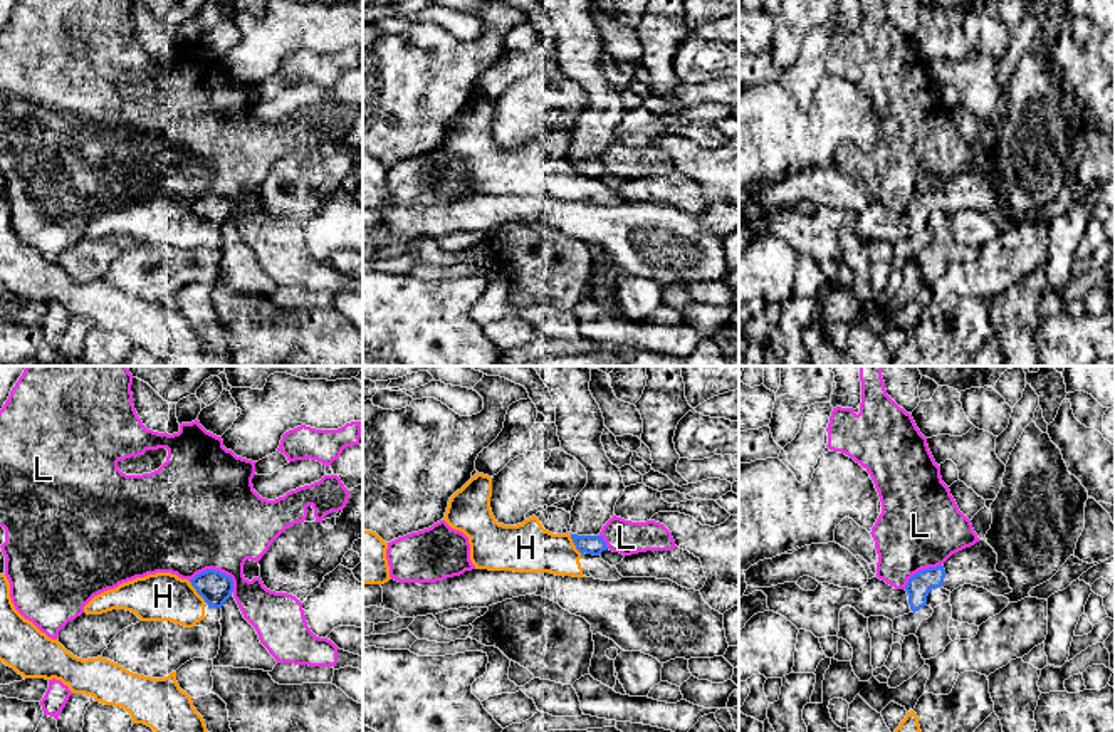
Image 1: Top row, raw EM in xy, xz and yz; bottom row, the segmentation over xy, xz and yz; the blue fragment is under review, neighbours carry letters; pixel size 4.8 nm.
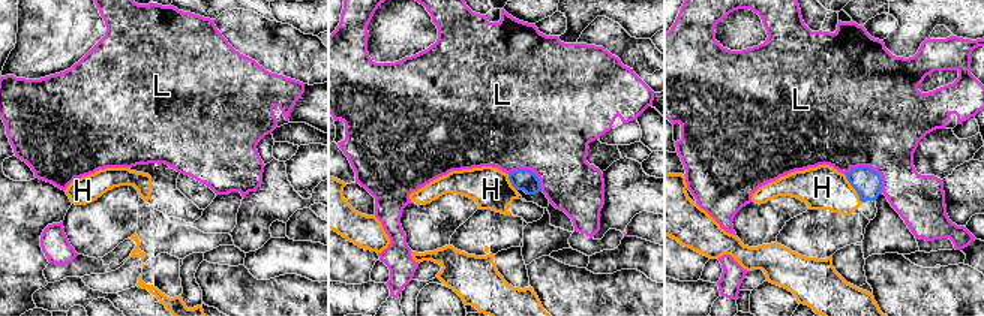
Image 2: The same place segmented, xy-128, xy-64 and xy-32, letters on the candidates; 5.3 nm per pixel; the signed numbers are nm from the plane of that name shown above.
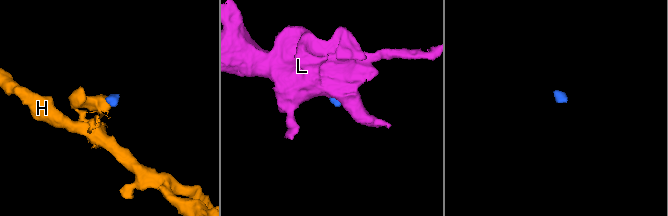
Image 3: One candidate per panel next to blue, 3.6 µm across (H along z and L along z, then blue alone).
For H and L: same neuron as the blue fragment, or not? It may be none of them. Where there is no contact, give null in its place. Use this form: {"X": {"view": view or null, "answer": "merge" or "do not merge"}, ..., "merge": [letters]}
{"H": {"view": "xy", "answer": "do not merge"}, "L": {"view": "xy", "answer": "do not merge"}, "merge": []}

